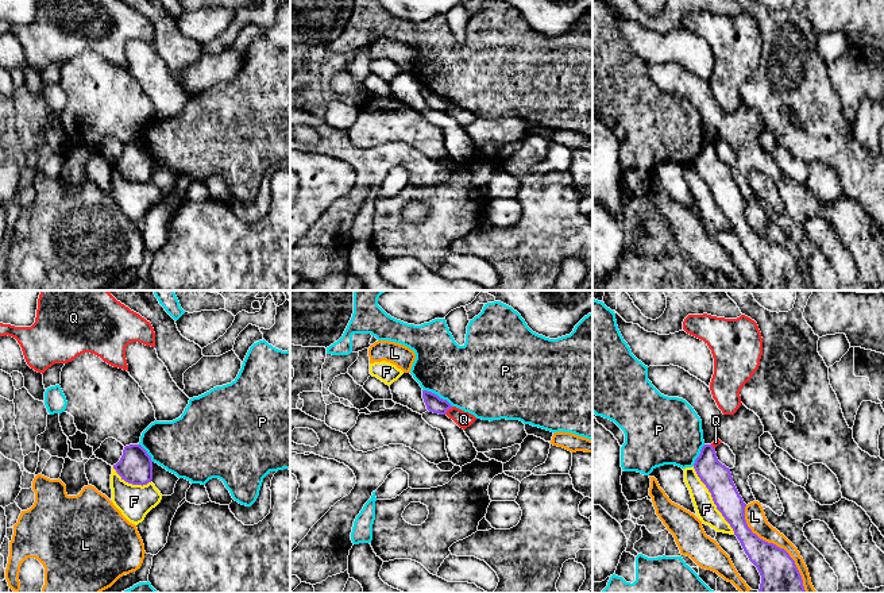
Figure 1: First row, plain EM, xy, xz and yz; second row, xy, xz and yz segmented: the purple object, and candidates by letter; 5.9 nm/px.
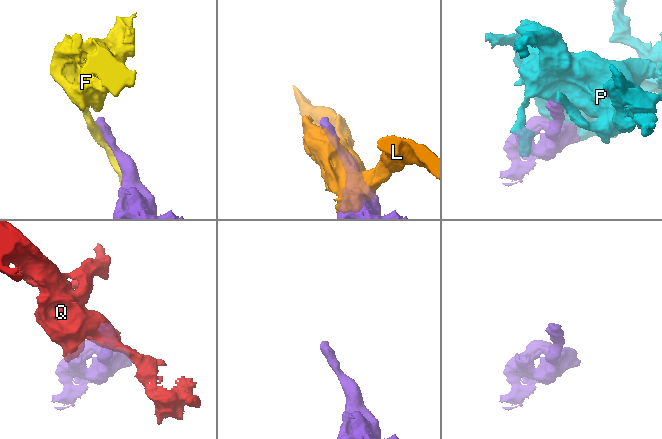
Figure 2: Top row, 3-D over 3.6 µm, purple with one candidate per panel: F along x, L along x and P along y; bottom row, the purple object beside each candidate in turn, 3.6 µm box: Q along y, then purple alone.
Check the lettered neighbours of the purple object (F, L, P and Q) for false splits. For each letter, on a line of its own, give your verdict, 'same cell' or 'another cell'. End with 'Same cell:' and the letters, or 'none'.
F: another cell
L: another cell
P: another cell
Q: another cell
Same cell: none

